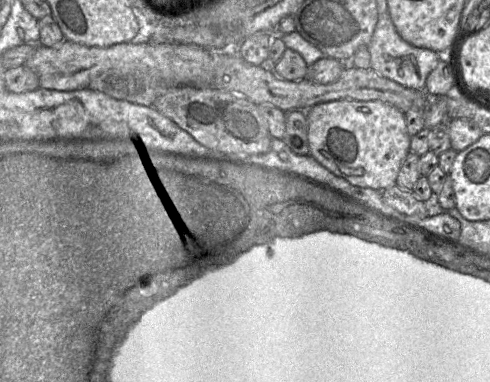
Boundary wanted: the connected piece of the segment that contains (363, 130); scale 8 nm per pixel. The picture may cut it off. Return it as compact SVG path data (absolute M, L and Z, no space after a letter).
M335 100L306 111L309 154L320 165L349 183L384 191L396 185L399 170L410 152L405 113L381 101Z

